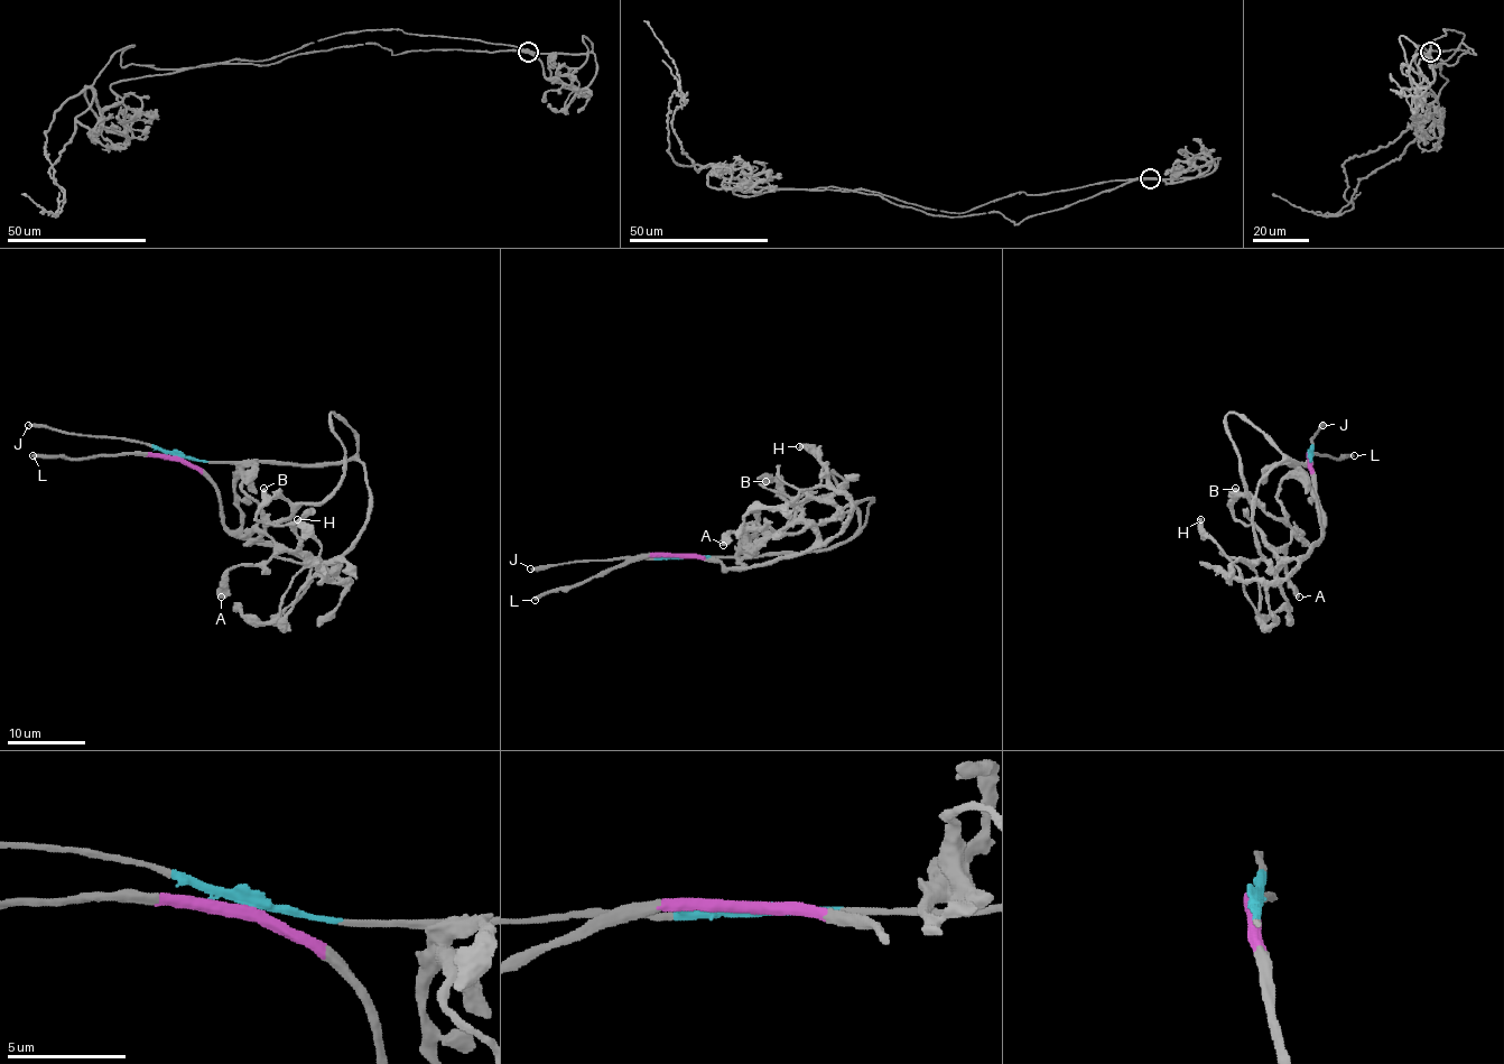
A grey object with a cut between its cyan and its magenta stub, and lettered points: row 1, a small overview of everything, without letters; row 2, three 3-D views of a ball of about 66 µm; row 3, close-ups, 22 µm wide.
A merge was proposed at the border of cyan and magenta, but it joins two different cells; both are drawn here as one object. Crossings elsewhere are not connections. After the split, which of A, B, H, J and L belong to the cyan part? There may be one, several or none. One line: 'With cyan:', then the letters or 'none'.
With cyan: J

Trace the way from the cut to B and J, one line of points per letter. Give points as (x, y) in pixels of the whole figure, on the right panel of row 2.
B: (1309, 456), (1320, 536), (1296, 557), (1282, 557), (1253, 525), (1245, 525), (1235, 517), (1235, 488)
J: (1309, 456), (1311, 443), (1323, 425)

